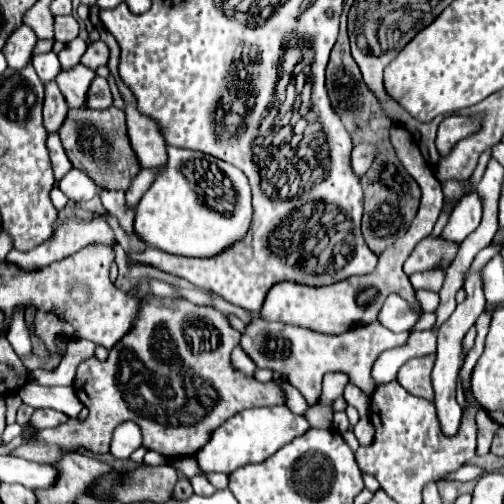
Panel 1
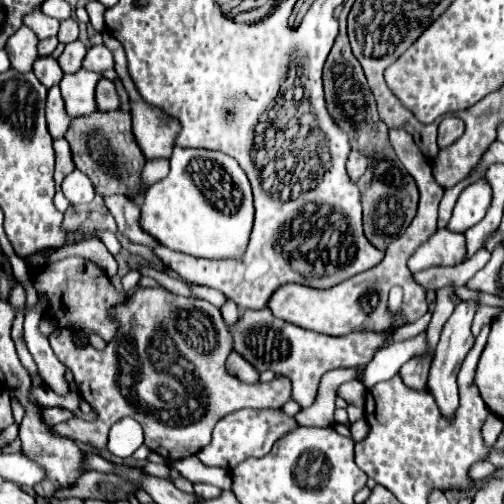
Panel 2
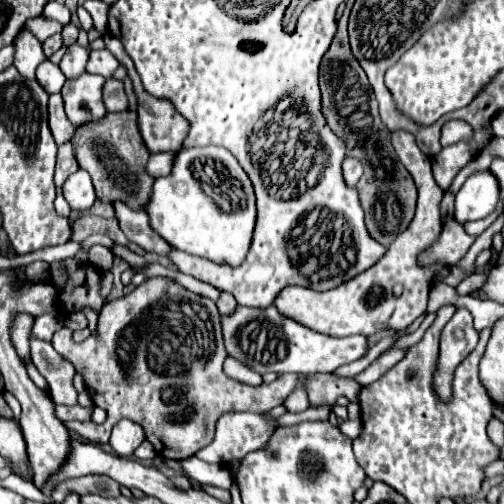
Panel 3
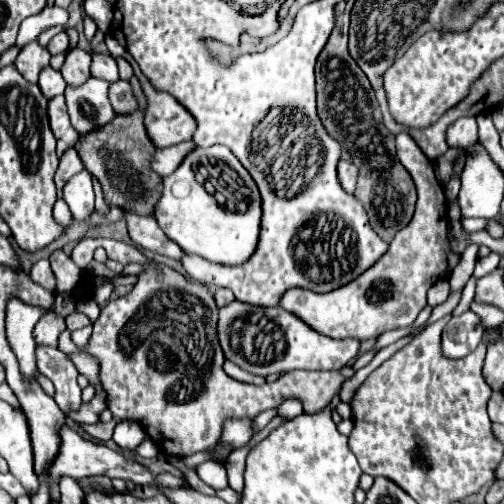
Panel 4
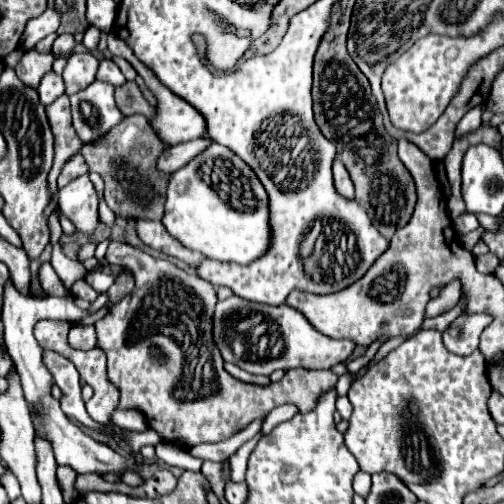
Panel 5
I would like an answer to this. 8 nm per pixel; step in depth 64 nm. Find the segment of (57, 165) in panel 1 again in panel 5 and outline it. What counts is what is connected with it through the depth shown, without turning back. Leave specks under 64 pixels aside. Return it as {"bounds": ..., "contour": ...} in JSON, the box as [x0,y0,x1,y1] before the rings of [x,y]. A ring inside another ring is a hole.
{"bounds":[58,154,88,188],"contour":[[[82,154],[72,156],[72,160],[68,160],[68,162],[64,164],[64,168],[62,168],[60,176],[58,176],[58,188],[64,188],[70,180],[74,180],[74,178],[78,178],[80,174],[86,174],[86,172],[88,172],[88,166],[86,166]]]}

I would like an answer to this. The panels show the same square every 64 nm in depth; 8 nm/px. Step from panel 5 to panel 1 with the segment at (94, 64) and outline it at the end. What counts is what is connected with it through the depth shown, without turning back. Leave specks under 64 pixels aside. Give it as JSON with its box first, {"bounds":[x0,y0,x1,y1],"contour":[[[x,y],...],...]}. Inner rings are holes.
{"bounds":[58,38,86,68],"contour":[[[74,38],[72,42],[68,42],[68,44],[62,48],[62,52],[58,54],[62,68],[72,68],[72,66],[76,66],[76,64],[80,62],[80,58],[82,58],[84,52],[86,52],[86,42],[84,42],[82,38]]]}

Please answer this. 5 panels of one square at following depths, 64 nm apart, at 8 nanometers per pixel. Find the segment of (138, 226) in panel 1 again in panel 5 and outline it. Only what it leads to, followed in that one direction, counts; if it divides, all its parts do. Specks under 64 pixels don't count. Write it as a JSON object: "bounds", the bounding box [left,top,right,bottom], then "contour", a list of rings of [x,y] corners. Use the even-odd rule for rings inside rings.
{"bounds":[162,144,270,264],"contour":[[[212,144],[212,146],[208,146],[204,152],[200,152],[200,156],[196,156],[194,160],[190,160],[190,164],[186,164],[184,168],[180,168],[180,170],[176,170],[172,176],[170,176],[170,180],[168,180],[168,188],[166,188],[166,204],[164,204],[164,216],[162,216],[162,224],[164,224],[164,228],[170,232],[170,236],[174,236],[174,238],[178,238],[178,242],[182,244],[182,246],[186,246],[186,248],[190,248],[190,250],[194,250],[194,252],[200,252],[200,254],[204,254],[206,258],[212,258],[212,260],[218,260],[218,262],[236,262],[236,264],[250,264],[252,260],[256,260],[256,258],[260,258],[266,250],[268,250],[268,242],[270,242],[270,226],[268,226],[268,196],[266,196],[266,190],[262,188],[262,184],[260,184],[260,180],[256,178],[256,174],[254,174],[254,178],[252,178],[252,182],[254,182],[254,208],[244,208],[242,212],[240,210],[234,210],[228,202],[224,202],[224,200],[220,200],[220,196],[208,186],[208,182],[204,182],[200,176],[198,176],[198,170],[200,170],[200,166],[208,160],[208,158],[218,158],[218,156],[224,156],[224,158],[228,158],[228,160],[232,160],[234,164],[238,164],[238,166],[244,166],[244,162],[232,152],[232,150],[228,150],[226,146],[218,146],[218,144]]]}

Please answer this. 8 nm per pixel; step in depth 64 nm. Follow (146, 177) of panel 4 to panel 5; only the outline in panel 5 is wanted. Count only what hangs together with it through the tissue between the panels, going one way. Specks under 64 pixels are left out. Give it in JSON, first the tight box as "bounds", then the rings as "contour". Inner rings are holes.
{"bounds":[80,116,168,220],"contour":[[[126,116],[104,140],[96,140],[96,144],[84,144],[80,154],[84,156],[90,172],[98,172],[104,180],[104,198],[110,210],[124,218],[146,218],[160,220],[164,214],[166,186],[168,176],[160,174],[156,168],[156,158],[166,146],[160,142],[150,122],[140,116]]]}

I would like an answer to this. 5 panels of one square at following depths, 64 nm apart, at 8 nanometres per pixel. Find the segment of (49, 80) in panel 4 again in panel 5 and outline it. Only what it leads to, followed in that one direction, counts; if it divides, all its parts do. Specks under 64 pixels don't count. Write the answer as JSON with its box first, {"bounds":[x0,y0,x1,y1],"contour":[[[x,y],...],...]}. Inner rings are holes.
{"bounds":[38,72,64,106],"contour":[[[48,72],[48,76],[44,76],[44,80],[40,80],[38,94],[40,94],[42,104],[46,104],[46,106],[52,104],[58,96],[64,94],[64,82],[62,82],[62,76],[56,74],[56,72]]]}

